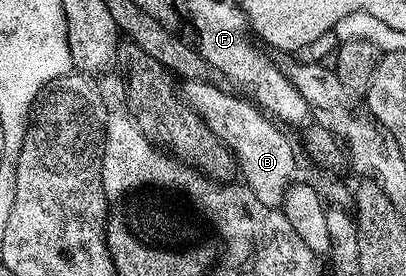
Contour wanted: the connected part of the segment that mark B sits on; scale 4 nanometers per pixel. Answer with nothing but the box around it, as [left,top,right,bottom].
[197,83,294,208]

